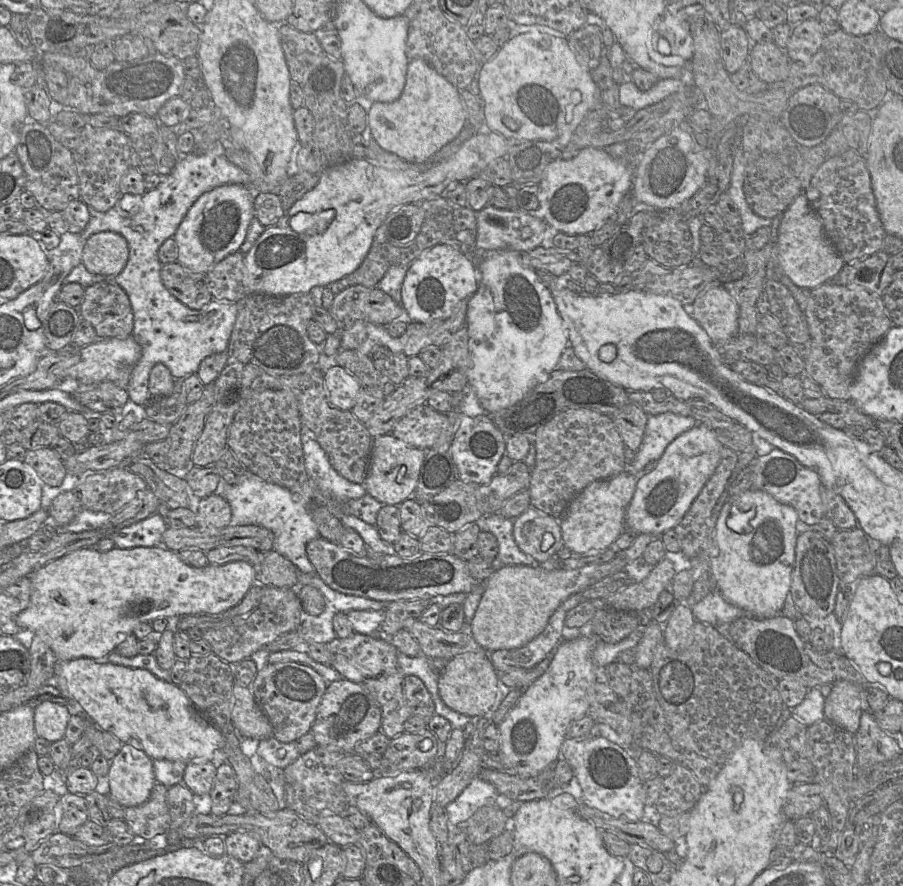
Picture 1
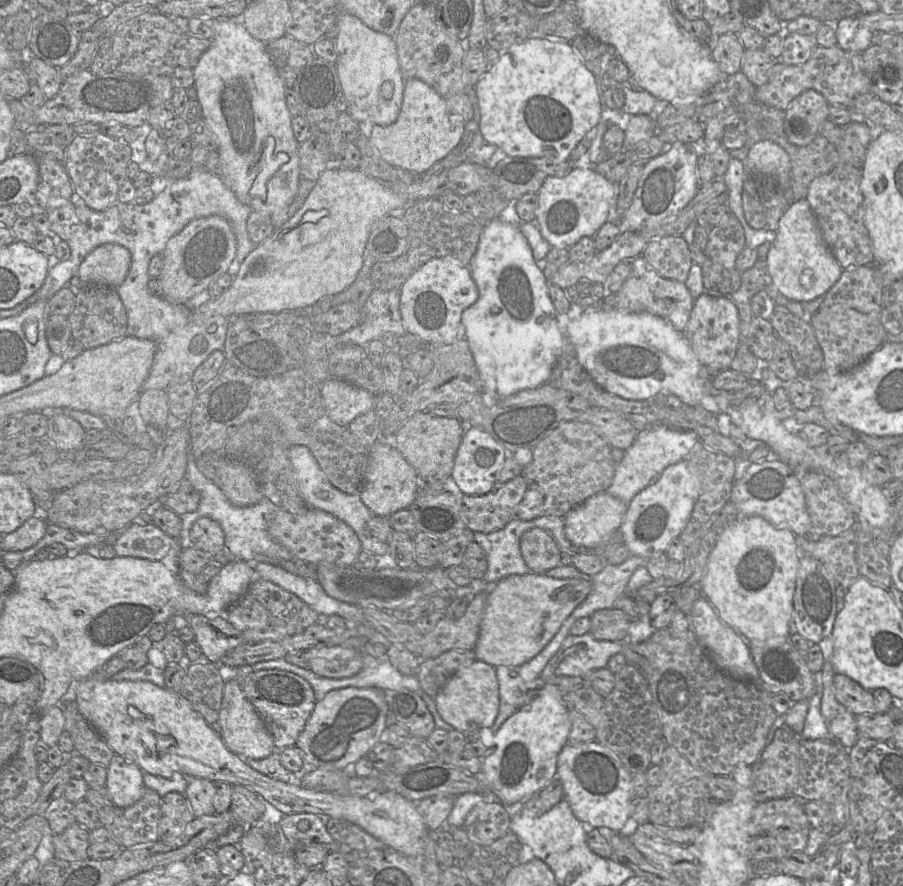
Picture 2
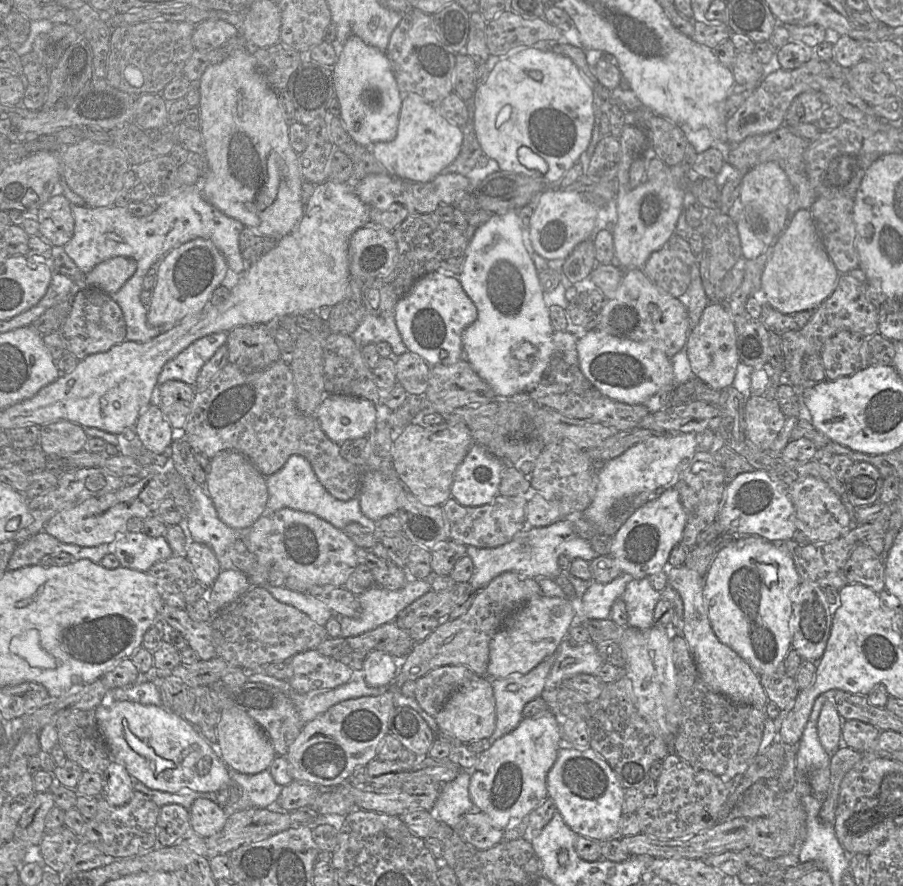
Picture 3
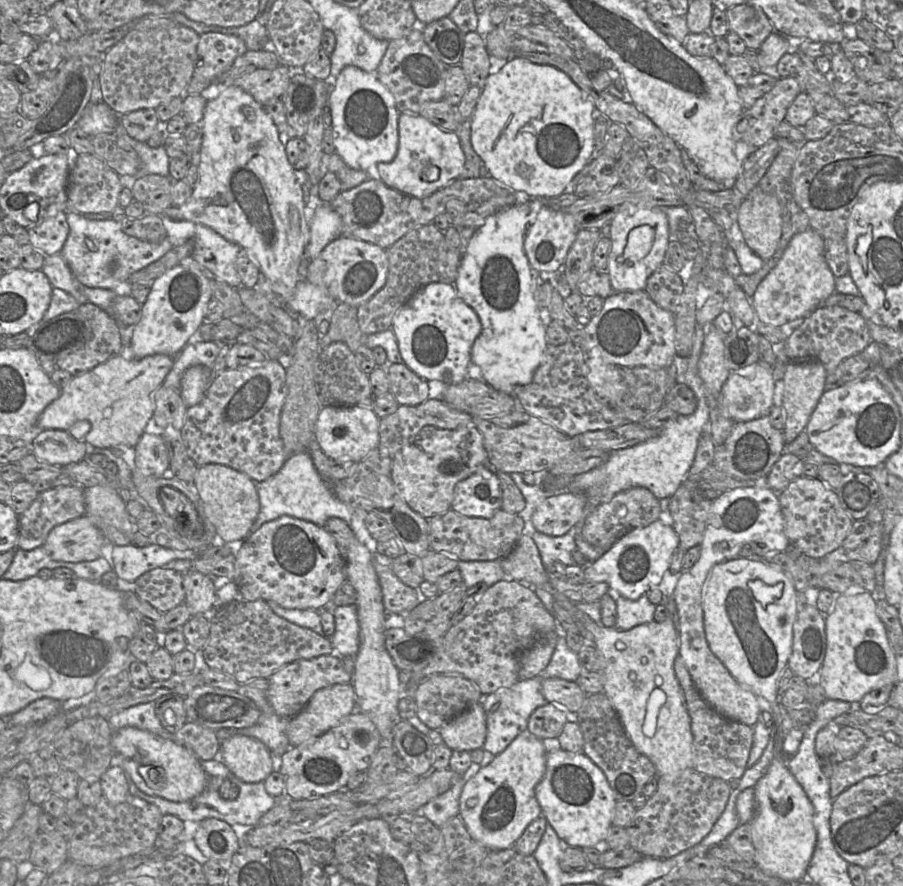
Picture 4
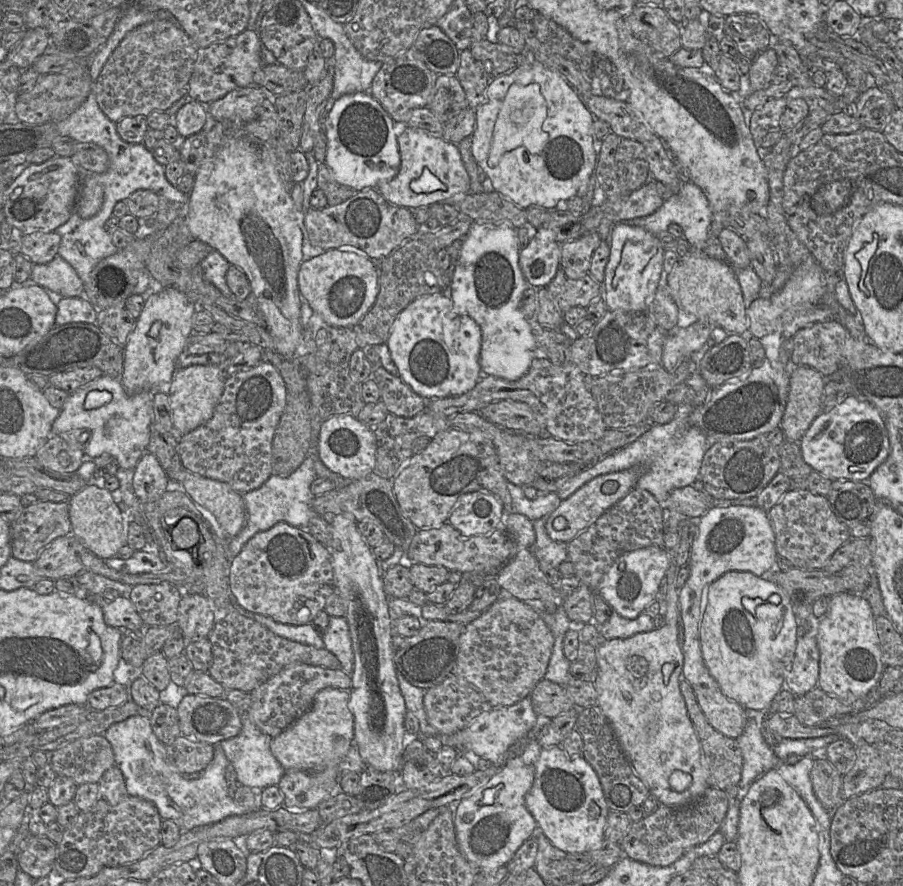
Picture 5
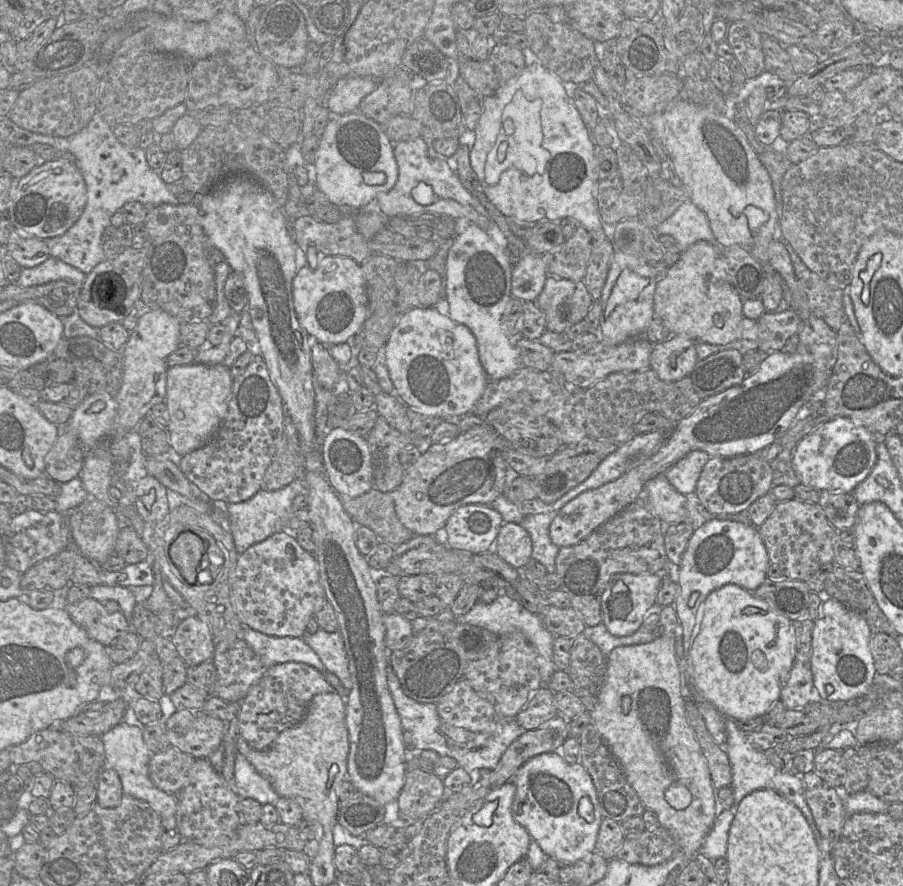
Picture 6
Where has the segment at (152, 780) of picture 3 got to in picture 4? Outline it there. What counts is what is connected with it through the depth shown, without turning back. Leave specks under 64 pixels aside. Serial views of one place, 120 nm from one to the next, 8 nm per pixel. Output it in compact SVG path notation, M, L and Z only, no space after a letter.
M124 727L112 734L112 747L116 761L126 776L147 795L183 802L199 795L207 786L208 775L203 770L201 761L172 739L134 727Z

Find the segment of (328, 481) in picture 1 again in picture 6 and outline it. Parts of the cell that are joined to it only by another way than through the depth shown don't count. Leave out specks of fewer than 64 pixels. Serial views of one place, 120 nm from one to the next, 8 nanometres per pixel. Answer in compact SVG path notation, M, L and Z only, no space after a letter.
M296 478L287 486L275 490L260 489L250 499L226 504L234 545L239 554L245 552L253 544L259 543L276 532L282 531L292 512L292 503L298 494L305 490L303 478Z

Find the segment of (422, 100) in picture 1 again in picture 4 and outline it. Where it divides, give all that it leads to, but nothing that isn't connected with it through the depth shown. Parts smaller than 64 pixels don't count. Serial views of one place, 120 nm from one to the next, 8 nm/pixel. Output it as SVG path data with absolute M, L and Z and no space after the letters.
M402 112L398 120L398 139L393 161L377 164L380 180L387 186L423 199L459 179L465 157L455 132L442 130L419 114Z

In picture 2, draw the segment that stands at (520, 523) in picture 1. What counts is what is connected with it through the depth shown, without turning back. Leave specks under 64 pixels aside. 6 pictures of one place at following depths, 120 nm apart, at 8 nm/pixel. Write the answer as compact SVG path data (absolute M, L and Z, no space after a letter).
M542 528L526 531L520 539L522 557L531 572L545 573L561 566L561 551L553 536Z

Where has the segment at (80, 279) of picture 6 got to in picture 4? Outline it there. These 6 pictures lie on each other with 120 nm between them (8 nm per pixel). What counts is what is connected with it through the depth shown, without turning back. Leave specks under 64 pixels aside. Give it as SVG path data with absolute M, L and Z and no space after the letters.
M61 255L45 256L41 270L48 277L53 288L69 293L80 305L88 301L80 289L80 282Z

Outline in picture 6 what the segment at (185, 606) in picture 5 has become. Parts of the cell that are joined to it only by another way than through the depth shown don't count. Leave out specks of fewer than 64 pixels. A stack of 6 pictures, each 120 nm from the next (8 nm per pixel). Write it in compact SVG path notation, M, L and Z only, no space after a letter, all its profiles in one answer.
M195 615L175 625L172 641L187 667L213 659L214 642L210 629L204 620Z

